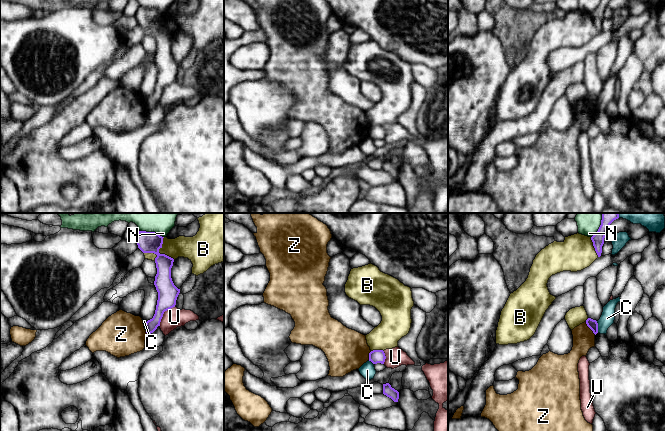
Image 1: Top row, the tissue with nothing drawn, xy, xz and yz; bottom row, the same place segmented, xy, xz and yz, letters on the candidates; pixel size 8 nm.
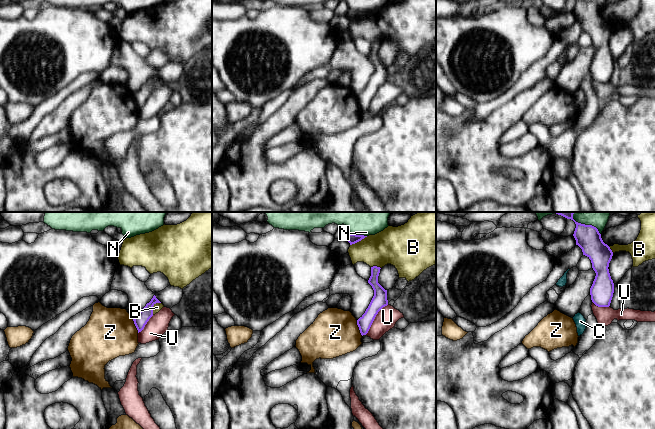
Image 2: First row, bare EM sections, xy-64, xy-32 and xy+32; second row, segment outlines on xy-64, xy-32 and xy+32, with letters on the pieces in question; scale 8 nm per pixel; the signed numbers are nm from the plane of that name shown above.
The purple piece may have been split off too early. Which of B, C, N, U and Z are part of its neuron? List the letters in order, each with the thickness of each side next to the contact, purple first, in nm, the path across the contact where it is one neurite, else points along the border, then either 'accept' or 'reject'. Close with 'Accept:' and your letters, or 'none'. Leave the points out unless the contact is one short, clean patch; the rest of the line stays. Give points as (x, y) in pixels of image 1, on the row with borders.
B: calibres 180 and 180 nm; reject
C: calibres 80 and 120 nm; reject
N: calibres 180 and 300 nm; border xy (140, 230), (155, 232), (163, 237); reject
U: calibres 160 and 160 nm; reject
Z: calibres 80 and 180 nm; border yz (585, 322), (595, 334); reject
Accept: none

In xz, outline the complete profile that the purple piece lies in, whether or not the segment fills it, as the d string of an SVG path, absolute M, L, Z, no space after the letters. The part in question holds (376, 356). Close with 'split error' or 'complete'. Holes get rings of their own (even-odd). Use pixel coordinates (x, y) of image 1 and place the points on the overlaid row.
M373 350L369 353L369 361L371 361L373 364L384 364L385 359L386 356L383 350Z; complete

